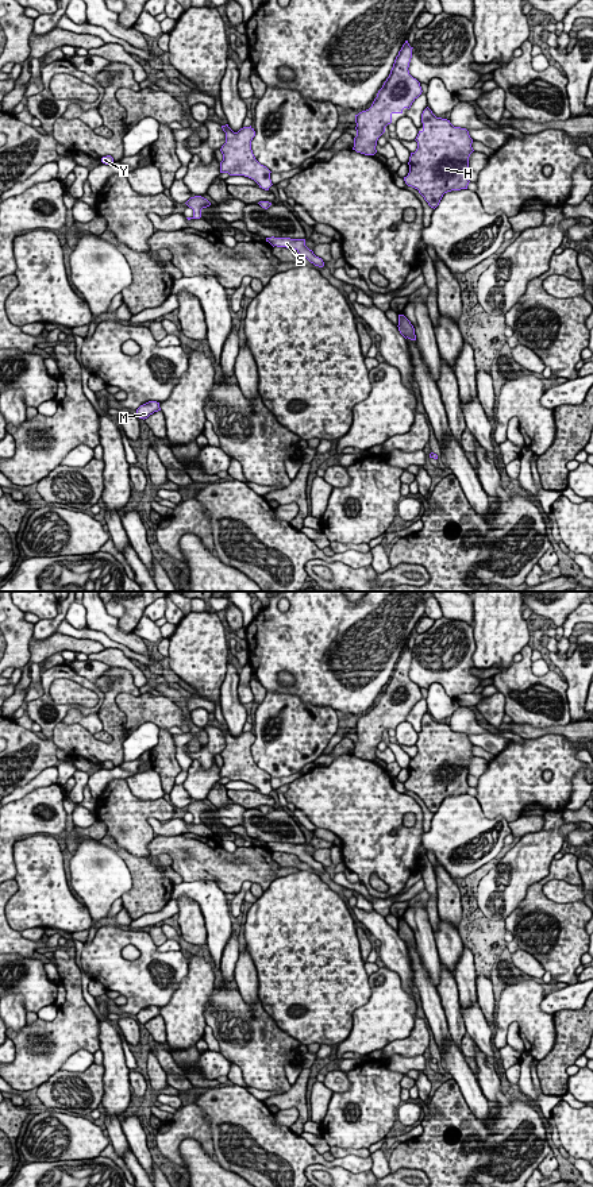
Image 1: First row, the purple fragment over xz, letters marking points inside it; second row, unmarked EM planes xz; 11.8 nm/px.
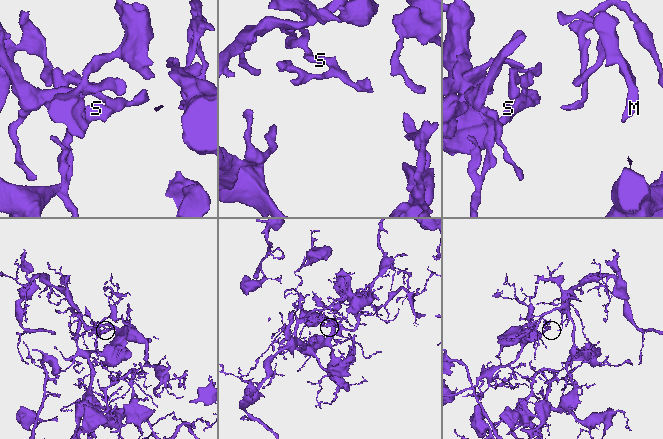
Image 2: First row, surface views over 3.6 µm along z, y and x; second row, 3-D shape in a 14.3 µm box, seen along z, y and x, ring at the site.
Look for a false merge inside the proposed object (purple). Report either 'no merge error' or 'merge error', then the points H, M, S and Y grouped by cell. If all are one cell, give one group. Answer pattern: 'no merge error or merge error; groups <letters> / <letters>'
no merge error; groups H M S Y

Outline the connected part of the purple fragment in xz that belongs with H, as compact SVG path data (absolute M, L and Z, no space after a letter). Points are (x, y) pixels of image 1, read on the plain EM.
M428 712L421 718L421 728L423 735L415 744L417 754L411 758L409 778L404 786L435 814L444 798L467 794L473 744L466 733L436 722Z

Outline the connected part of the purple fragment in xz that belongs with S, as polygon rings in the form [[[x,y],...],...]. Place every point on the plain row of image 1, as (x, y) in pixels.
[[[266,843],[273,852],[286,852],[296,855],[301,862],[307,863],[315,871],[323,872],[324,867],[316,862],[312,855],[305,851],[305,844],[290,844],[290,843]]]

